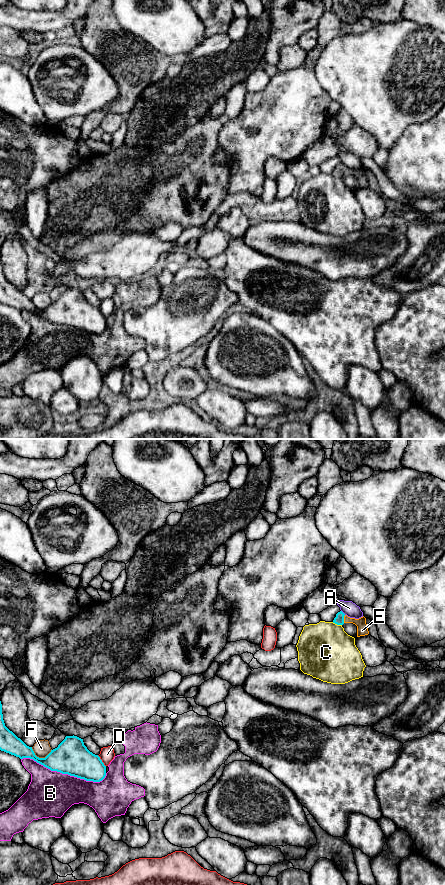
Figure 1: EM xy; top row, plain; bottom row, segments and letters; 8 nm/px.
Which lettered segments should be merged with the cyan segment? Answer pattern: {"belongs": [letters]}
{"belongs": ["E"]}

